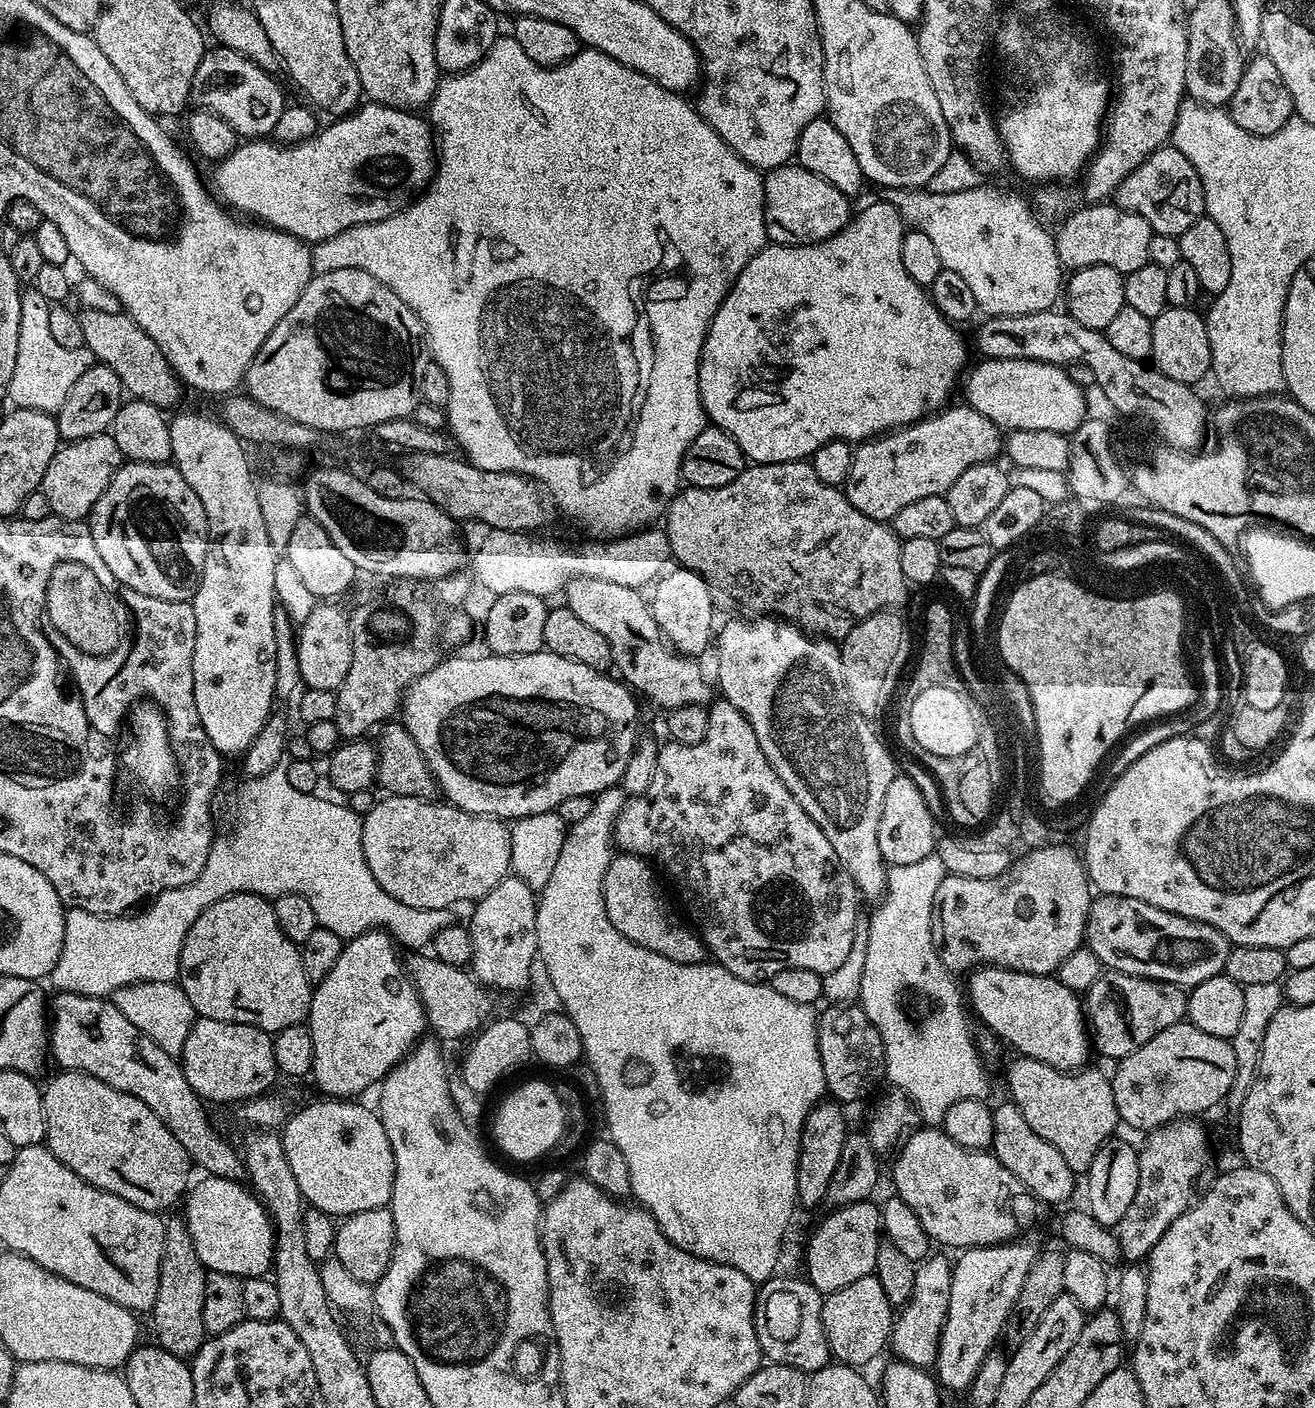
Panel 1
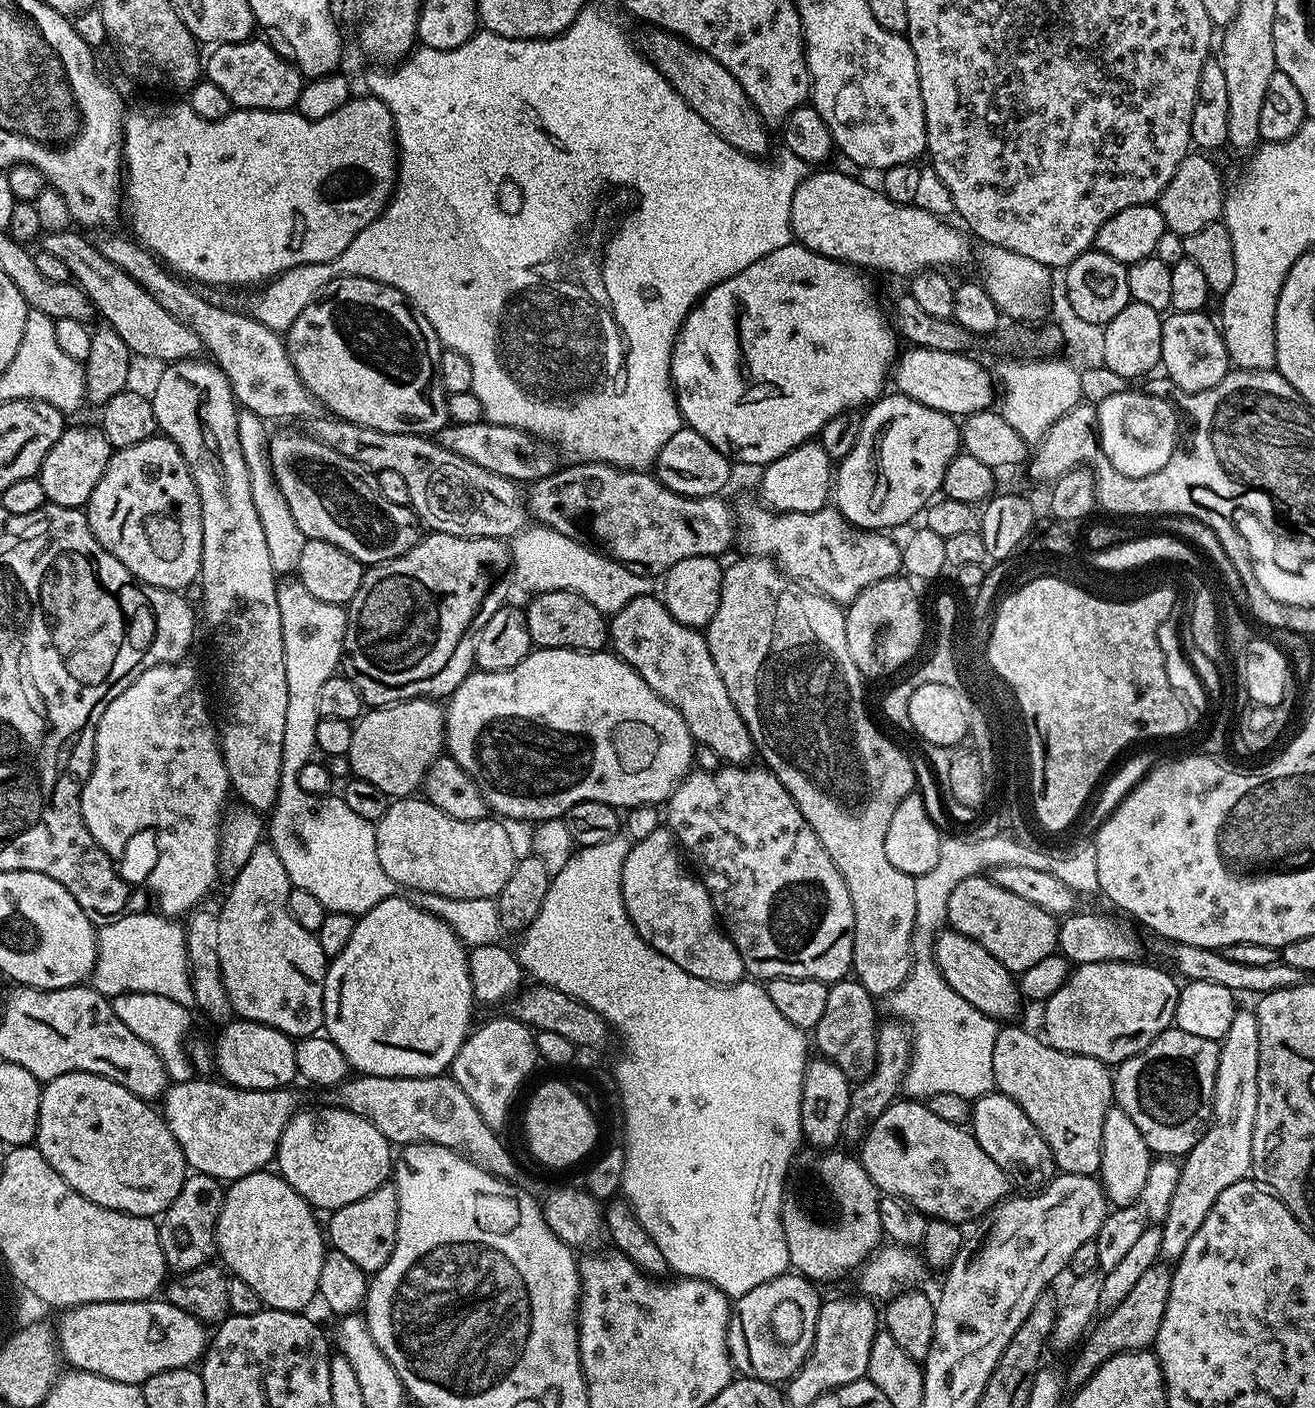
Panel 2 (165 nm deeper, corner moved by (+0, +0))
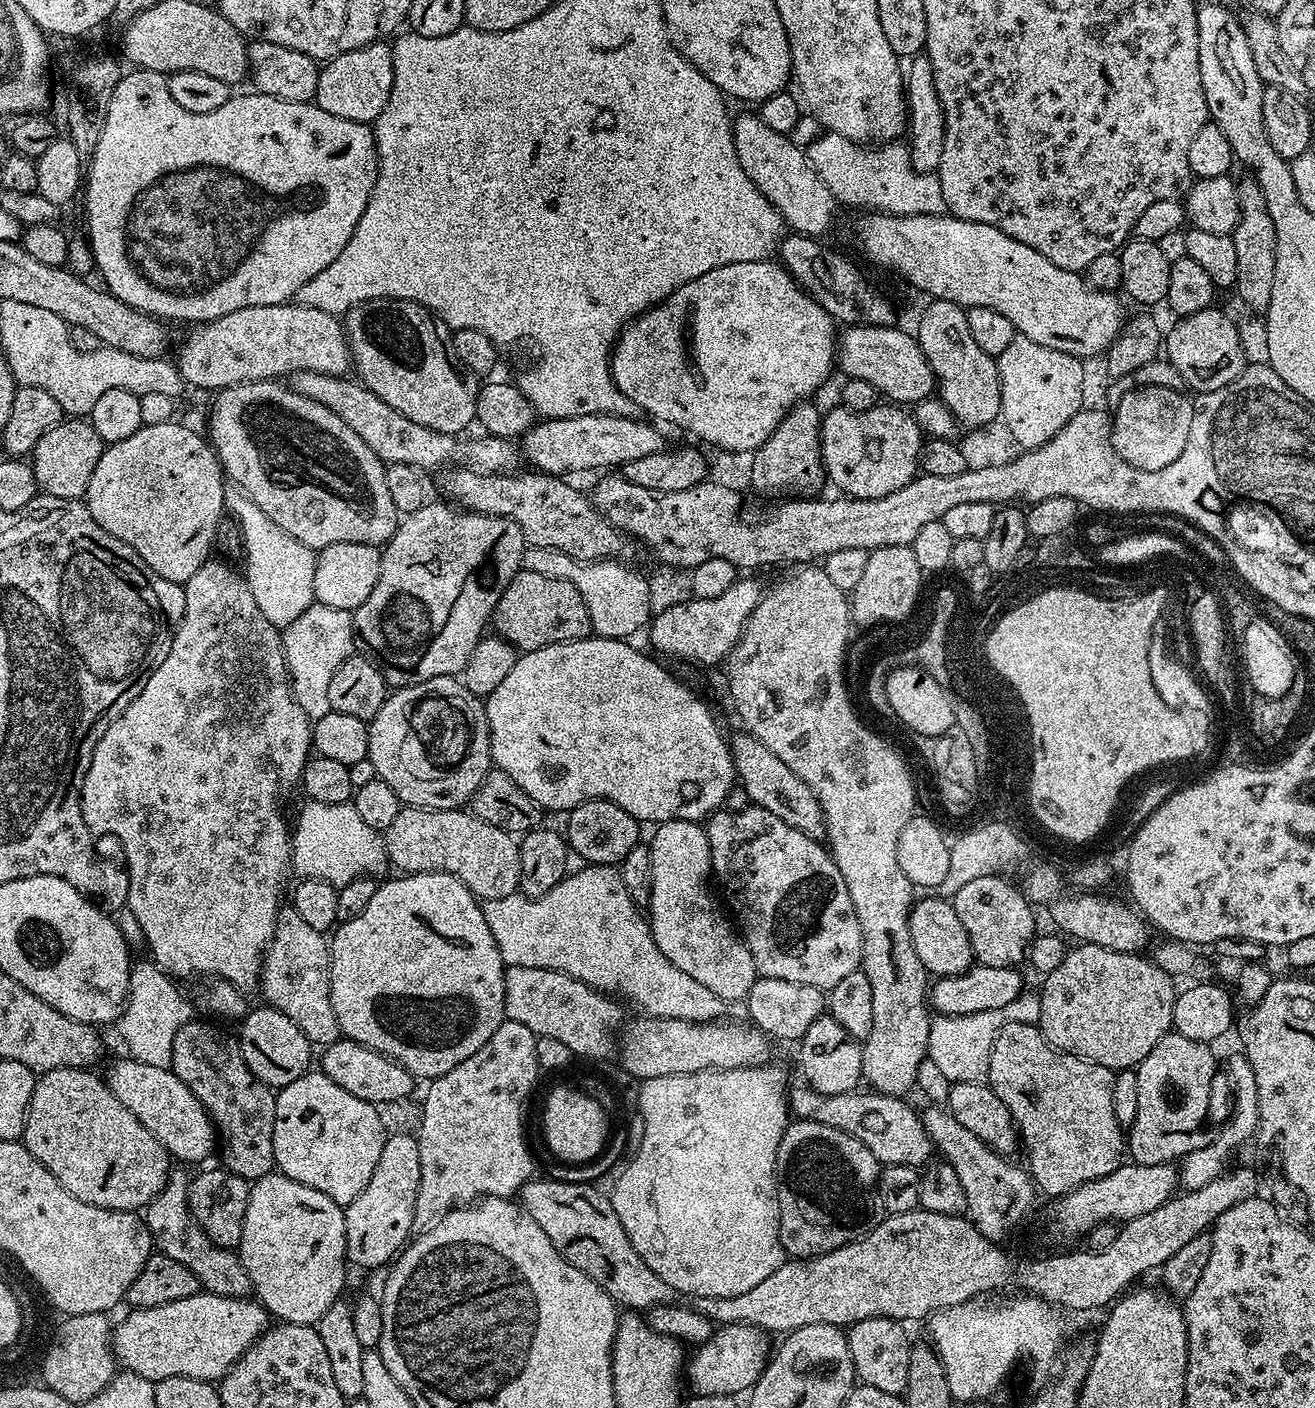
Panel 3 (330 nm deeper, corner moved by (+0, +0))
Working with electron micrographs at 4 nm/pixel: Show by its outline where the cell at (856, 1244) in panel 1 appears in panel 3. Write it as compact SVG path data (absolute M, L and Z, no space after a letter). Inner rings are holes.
M793 1119L782 1134L782 1142L778 1142L778 1154L776 1155L776 1193L780 1203L780 1244L785 1253L798 1260L809 1260L811 1256L821 1256L830 1250L838 1250L852 1240L859 1240L860 1237L867 1236L882 1219L880 1191L878 1190L881 1167L880 1161L874 1158L874 1154L870 1154L870 1150L866 1150L866 1146L862 1146L862 1142L858 1142L858 1138L846 1134L846 1130L834 1130L834 1126L822 1126L822 1122L813 1120Z

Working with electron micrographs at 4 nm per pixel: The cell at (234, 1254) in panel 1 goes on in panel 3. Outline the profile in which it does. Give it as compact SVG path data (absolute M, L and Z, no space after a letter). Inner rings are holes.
M278 1170L270 1171L264 1177L251 1181L248 1189L248 1201L246 1202L246 1218L242 1218L242 1238L240 1239L238 1255L246 1274L250 1274L250 1282L252 1283L255 1299L263 1304L264 1310L269 1317L286 1324L311 1324L315 1326L320 1323L322 1314L326 1314L326 1310L330 1310L330 1306L334 1306L334 1302L341 1299L343 1293L340 1291L344 1288L344 1268L346 1269L348 1264L344 1208L330 1198L326 1198L326 1194L322 1194L322 1190L314 1190L310 1186L302 1186L302 1182L294 1182L294 1178L283 1176Z

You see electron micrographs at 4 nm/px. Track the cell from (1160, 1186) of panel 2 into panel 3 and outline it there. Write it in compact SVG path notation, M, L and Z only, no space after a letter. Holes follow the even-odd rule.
M1236 1050L1236 1053L1228 1060L1228 1080L1236 1084L1232 1092L1240 1096L1240 1105L1236 1108L1236 1113L1229 1118L1222 1130L1212 1139L1197 1147L1194 1151L1188 1152L1181 1157L1178 1166L1178 1182L1185 1190L1197 1189L1206 1186L1207 1182L1213 1181L1229 1167L1229 1160L1232 1154L1247 1141L1248 1143L1255 1137L1257 1127L1260 1124L1258 1114L1258 1086L1254 1082L1254 1066L1245 1058L1243 1051Z

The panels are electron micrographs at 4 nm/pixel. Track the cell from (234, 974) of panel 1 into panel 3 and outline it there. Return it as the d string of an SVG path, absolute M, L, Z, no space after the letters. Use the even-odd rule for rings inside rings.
M291 906L281 907L276 915L272 941L262 957L258 989L264 995L263 1003L286 1014L286 1018L290 1018L290 1022L306 1034L308 1043L313 1046L330 1045L342 1036L338 1018L334 1018L334 1006L330 1002L329 959L329 937L298 918Z

